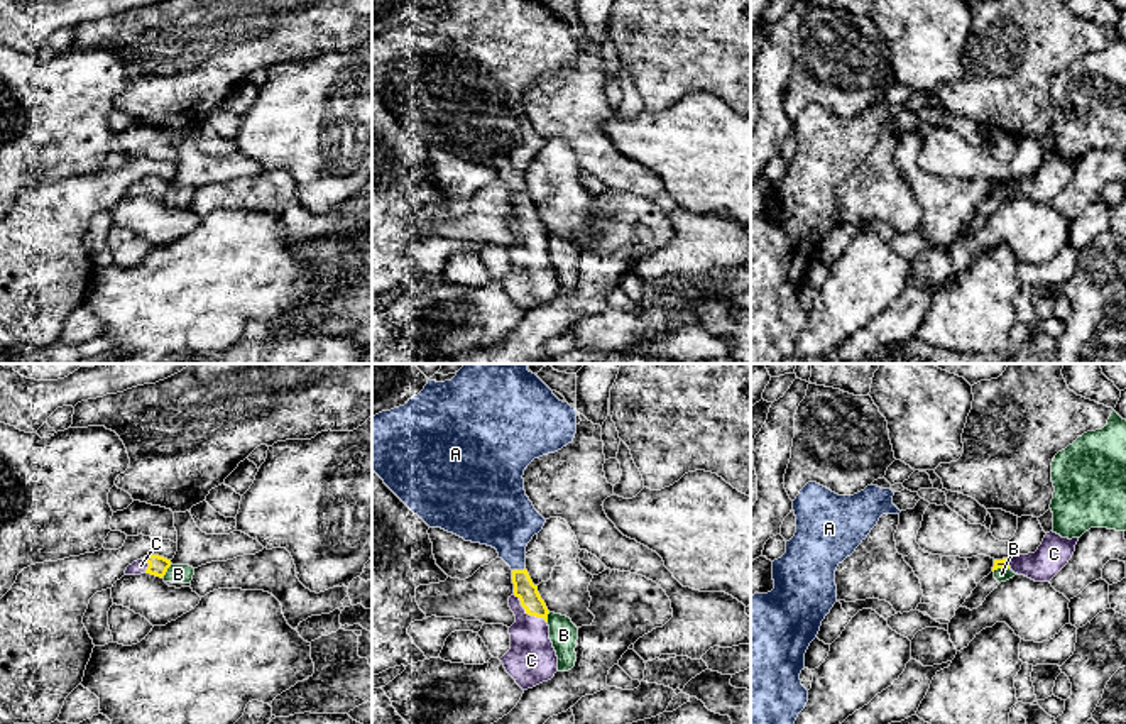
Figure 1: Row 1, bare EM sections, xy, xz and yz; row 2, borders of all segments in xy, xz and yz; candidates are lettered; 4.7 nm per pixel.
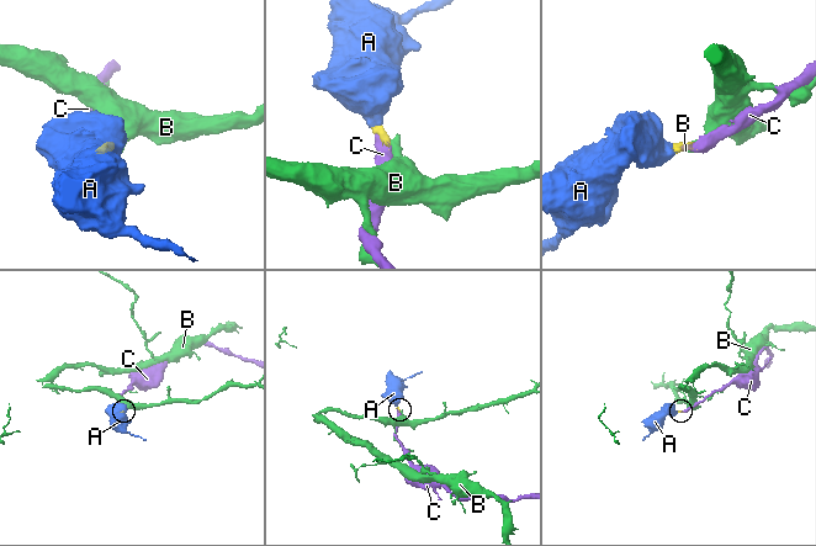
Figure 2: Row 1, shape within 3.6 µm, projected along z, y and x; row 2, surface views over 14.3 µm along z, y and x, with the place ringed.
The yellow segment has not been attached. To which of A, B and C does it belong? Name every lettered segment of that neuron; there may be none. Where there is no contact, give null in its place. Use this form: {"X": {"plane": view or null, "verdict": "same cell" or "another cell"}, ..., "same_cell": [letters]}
{"A": {"plane": "xz", "verdict": "same cell"}, "B": {"plane": "xy", "verdict": "another cell"}, "C": {"plane": "xz", "verdict": "same cell"}, "same_cell": ["A", "C"]}

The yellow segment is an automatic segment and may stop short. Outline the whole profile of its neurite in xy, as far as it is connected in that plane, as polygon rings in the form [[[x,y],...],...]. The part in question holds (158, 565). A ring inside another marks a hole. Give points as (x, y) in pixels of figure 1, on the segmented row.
[[[147,555],[128,565],[125,575],[150,573],[162,579],[169,567],[171,567],[171,560],[159,555]]]

